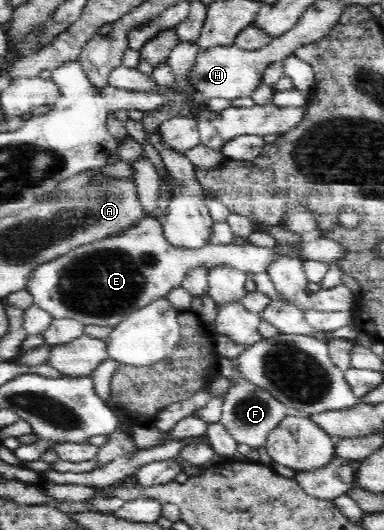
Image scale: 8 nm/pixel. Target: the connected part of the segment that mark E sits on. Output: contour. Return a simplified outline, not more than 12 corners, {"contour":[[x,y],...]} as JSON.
{"contour":[[148,215],[124,236],[38,266],[26,286],[53,319],[113,328],[194,267],[251,278],[278,255],[332,265],[300,246],[178,248]]}

